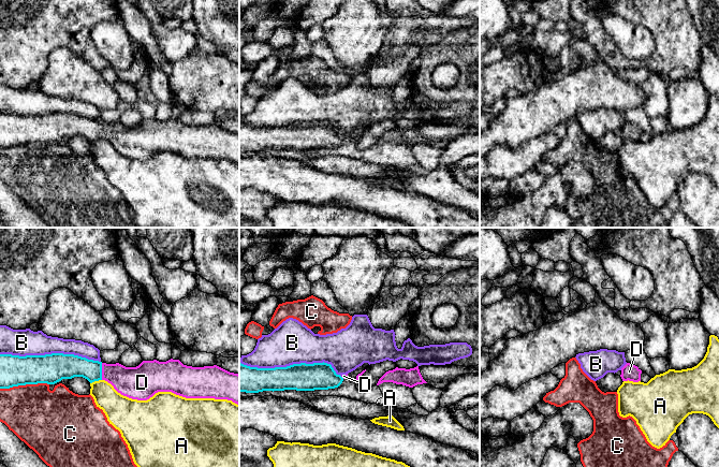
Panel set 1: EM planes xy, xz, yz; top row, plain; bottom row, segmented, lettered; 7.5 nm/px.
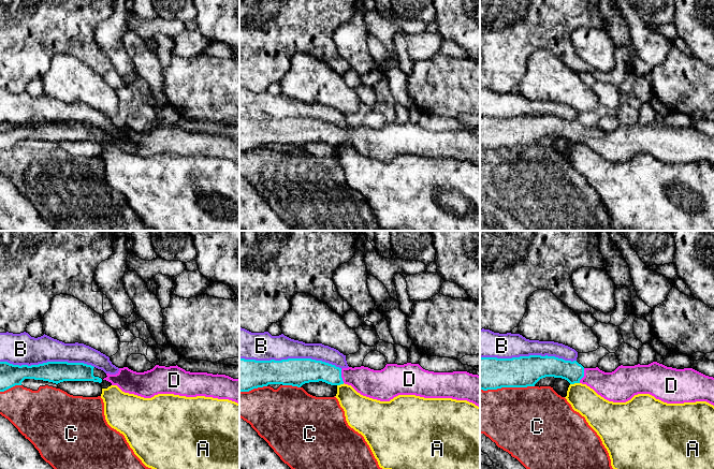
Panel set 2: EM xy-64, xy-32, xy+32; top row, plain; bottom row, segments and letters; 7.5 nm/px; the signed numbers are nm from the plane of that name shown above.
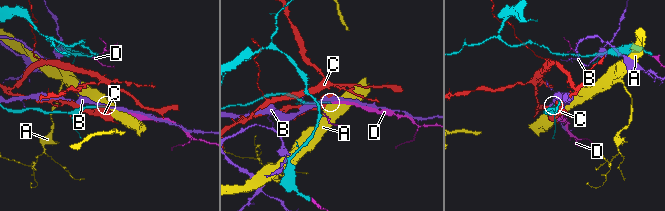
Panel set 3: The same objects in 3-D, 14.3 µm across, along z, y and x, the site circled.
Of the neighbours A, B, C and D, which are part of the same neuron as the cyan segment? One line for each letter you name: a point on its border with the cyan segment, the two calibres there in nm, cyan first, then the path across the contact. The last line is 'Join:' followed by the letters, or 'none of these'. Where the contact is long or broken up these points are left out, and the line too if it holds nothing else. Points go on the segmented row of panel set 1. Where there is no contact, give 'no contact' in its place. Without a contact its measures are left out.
D: contact xy (101, 371); calibres 180 and 220 nm
Join: D

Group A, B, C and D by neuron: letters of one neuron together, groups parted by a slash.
A / B / C / D

